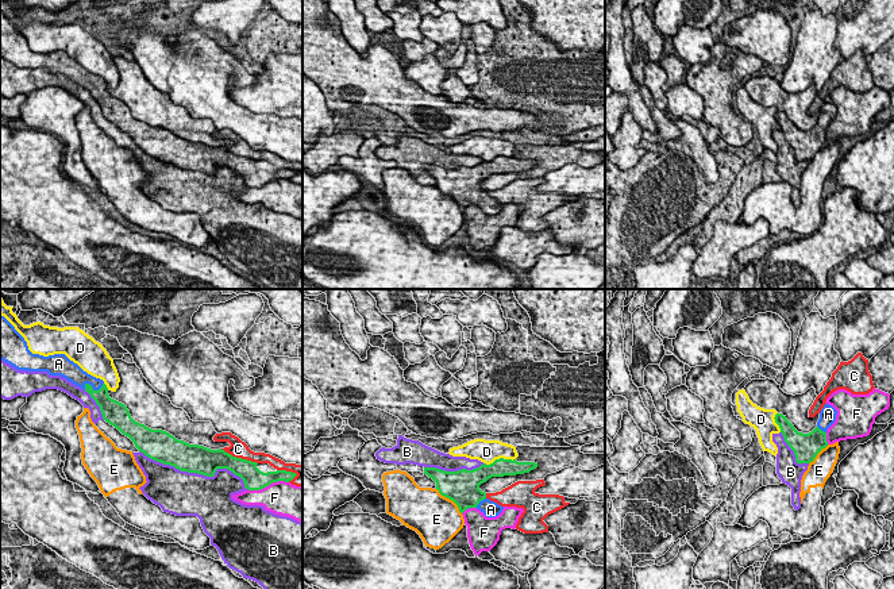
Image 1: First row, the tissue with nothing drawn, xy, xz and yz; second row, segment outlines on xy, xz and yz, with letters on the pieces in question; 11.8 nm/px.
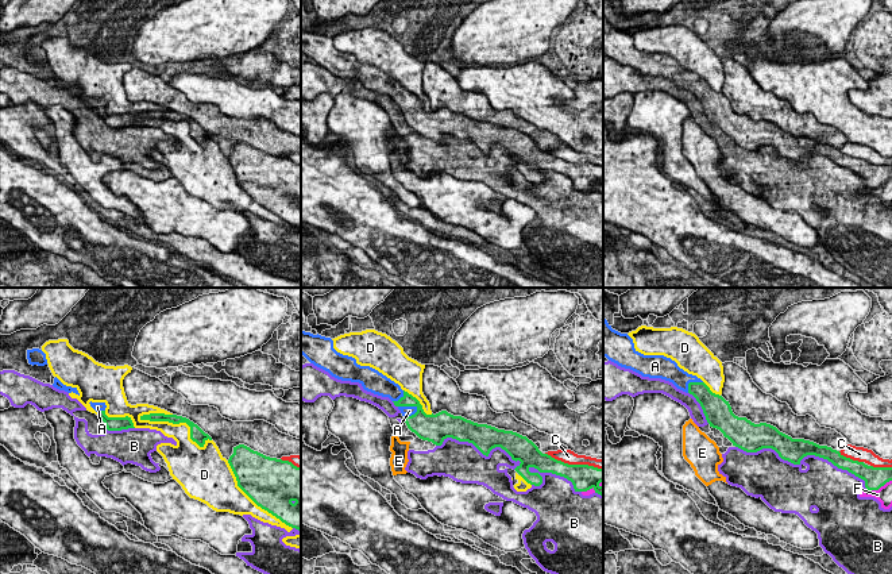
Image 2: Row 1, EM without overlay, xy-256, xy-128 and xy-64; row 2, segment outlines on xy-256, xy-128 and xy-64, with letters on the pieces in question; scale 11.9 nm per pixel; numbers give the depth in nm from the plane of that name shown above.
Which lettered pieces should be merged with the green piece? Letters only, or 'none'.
A

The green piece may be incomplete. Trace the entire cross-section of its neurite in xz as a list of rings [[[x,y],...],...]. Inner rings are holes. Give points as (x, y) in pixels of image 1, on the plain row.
[[[496,157],[490,162],[481,162],[473,168],[446,169],[436,165],[424,165],[424,172],[436,180],[439,190],[452,197],[459,209],[469,205],[479,207],[486,215],[498,213],[504,204],[486,195],[479,182],[492,174],[516,173],[529,170],[536,166],[535,159],[517,159],[516,157]]]

